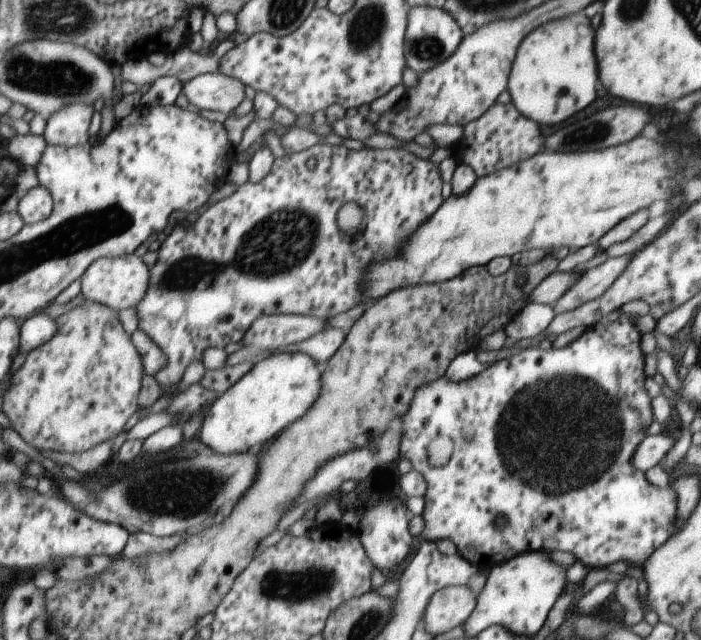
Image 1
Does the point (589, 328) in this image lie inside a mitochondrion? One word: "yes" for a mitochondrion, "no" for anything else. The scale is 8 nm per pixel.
no

